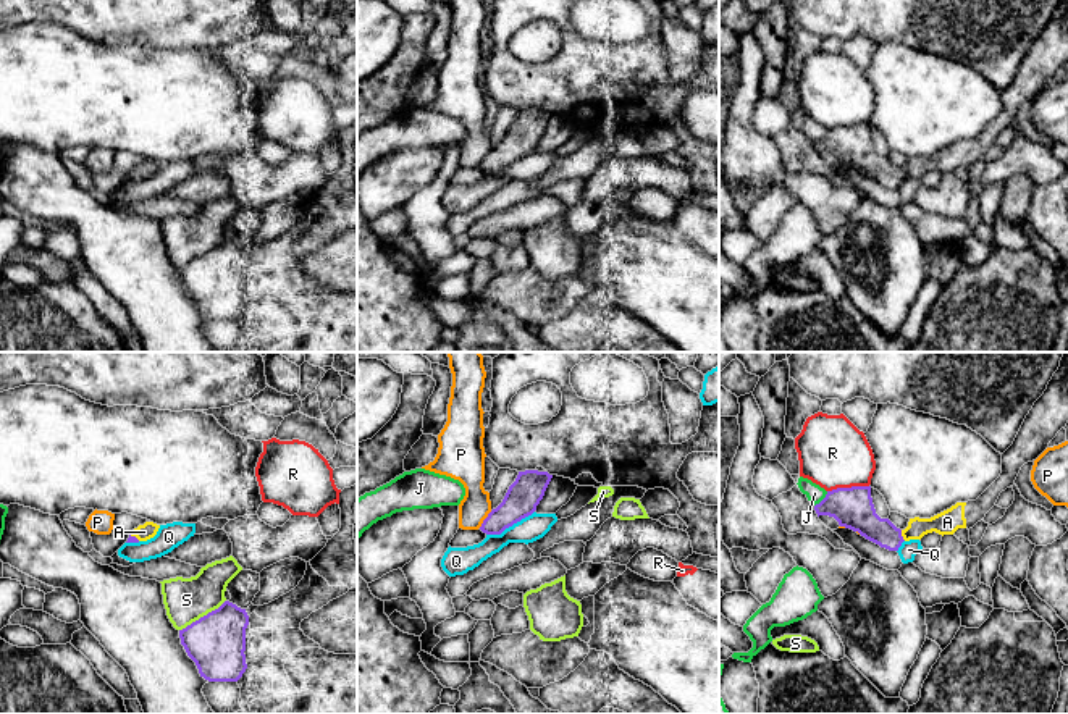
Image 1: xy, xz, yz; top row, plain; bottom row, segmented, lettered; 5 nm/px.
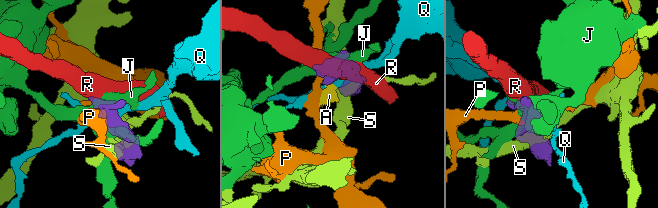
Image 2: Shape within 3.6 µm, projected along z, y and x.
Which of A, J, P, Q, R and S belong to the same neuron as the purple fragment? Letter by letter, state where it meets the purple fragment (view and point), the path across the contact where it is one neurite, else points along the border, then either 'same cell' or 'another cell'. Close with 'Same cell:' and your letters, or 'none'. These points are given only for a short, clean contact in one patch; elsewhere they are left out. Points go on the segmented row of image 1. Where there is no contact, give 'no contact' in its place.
A: yz (900, 535) | across yz (857, 511), (886, 535), (900, 535), (947, 522) | same cell
J: yz (823, 499) | another cell
P: xz (485, 519) | along xz (491, 511), (479, 527) | another cell
Q: xz (509, 525) | along xz (534, 511), (500, 533), (487, 535) | another cell
R: yz (847, 488) | another cell
S: xy (204, 616) | another cell
Same cell: A

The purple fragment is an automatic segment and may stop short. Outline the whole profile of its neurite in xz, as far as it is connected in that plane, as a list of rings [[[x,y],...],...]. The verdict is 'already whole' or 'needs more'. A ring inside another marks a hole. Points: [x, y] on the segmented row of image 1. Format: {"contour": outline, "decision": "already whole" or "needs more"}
{"contour": [[[519,472],[502,502],[483,520],[480,530],[486,535],[501,535],[506,528],[532,515],[545,496],[553,475],[548,472]]], "decision": "already whole"}

